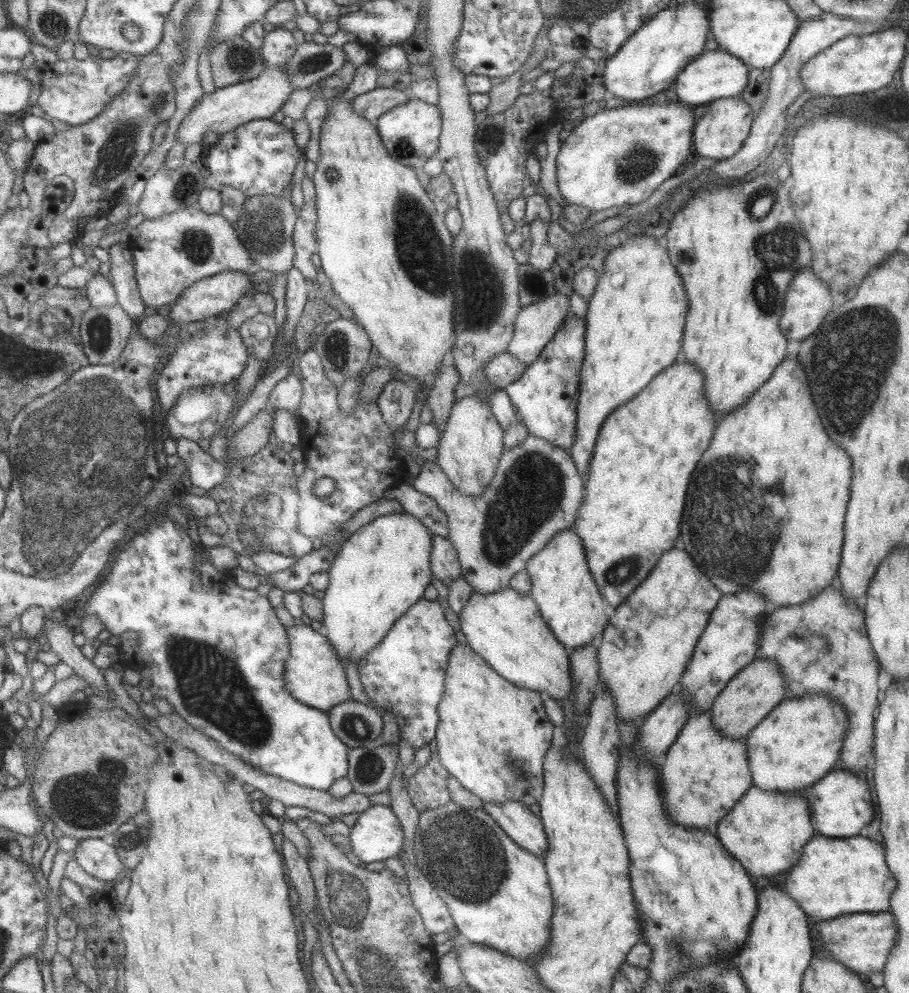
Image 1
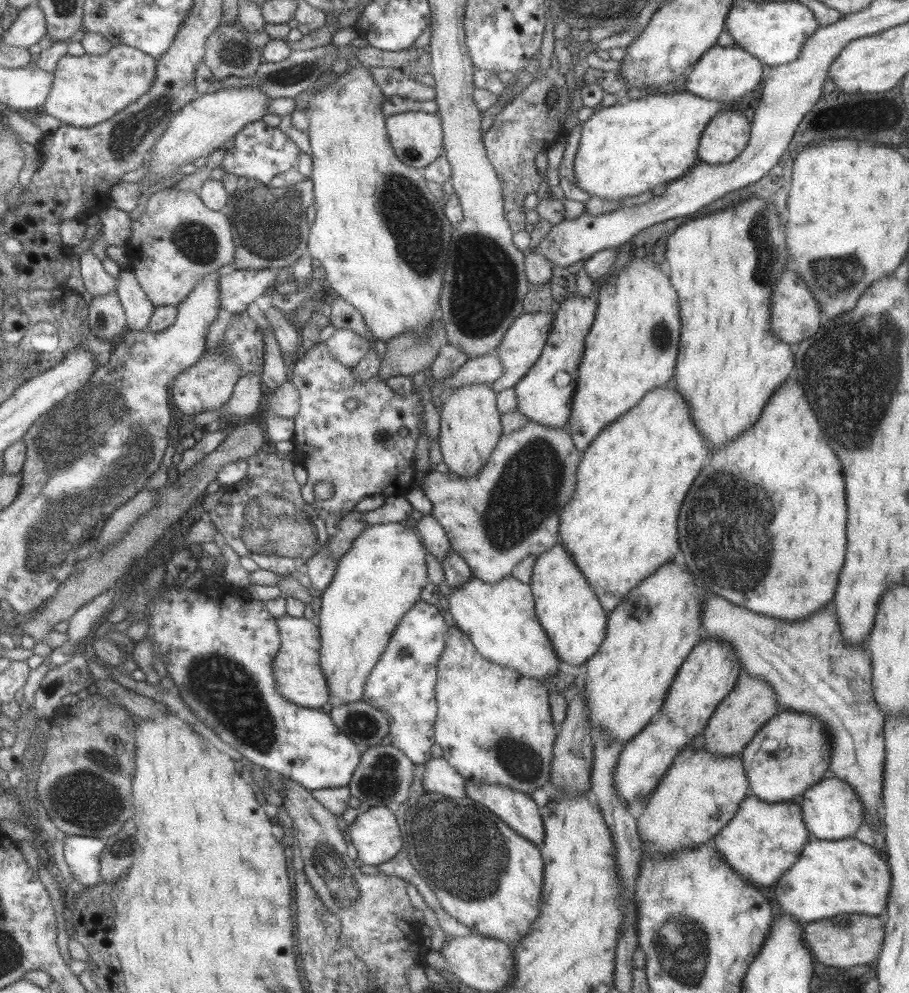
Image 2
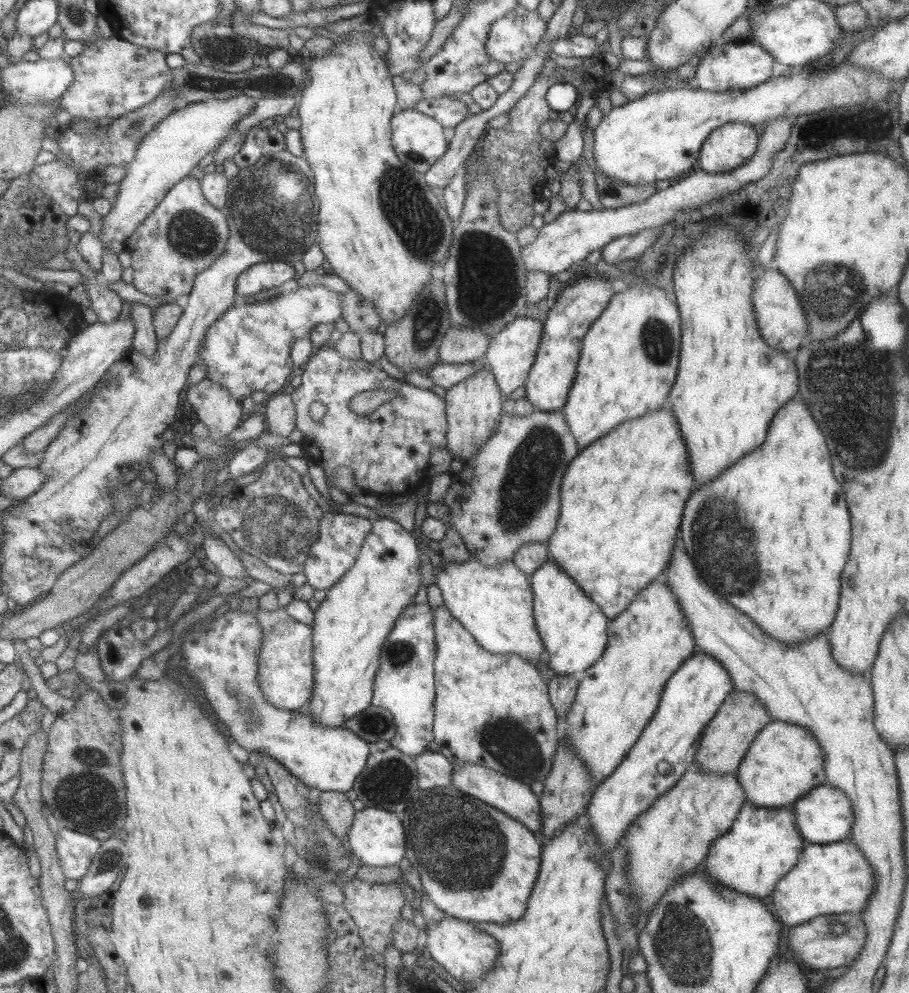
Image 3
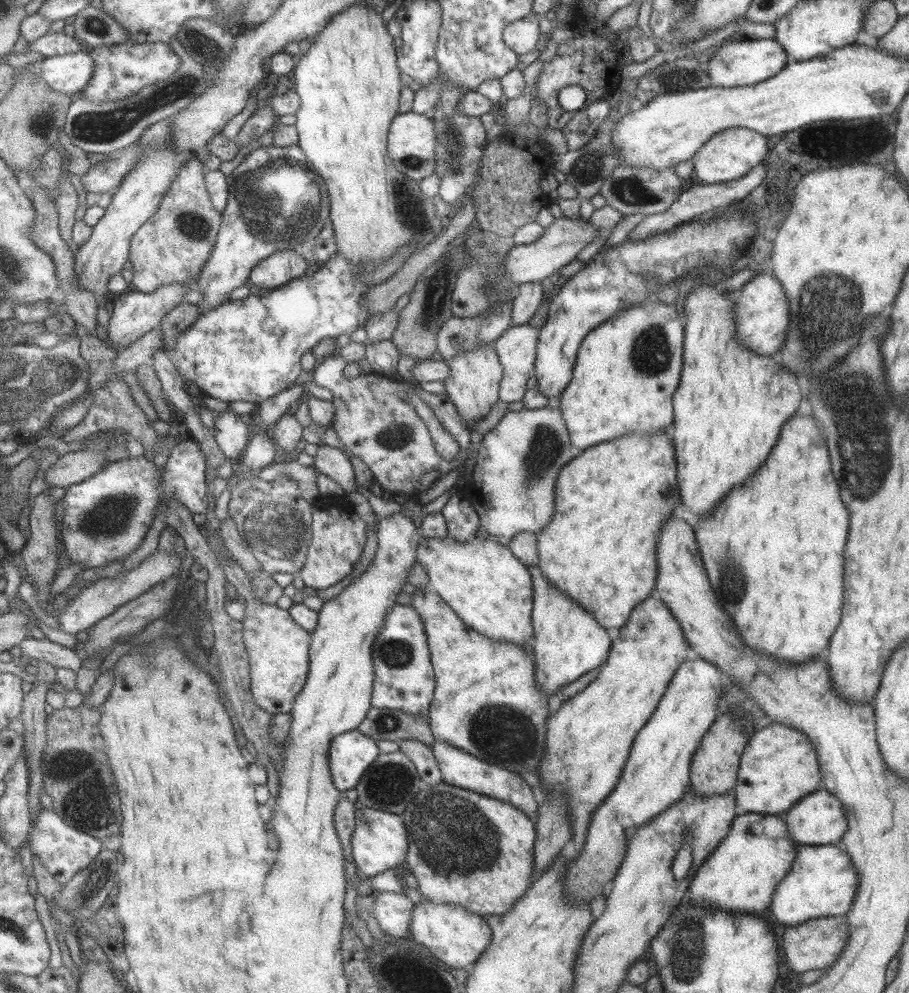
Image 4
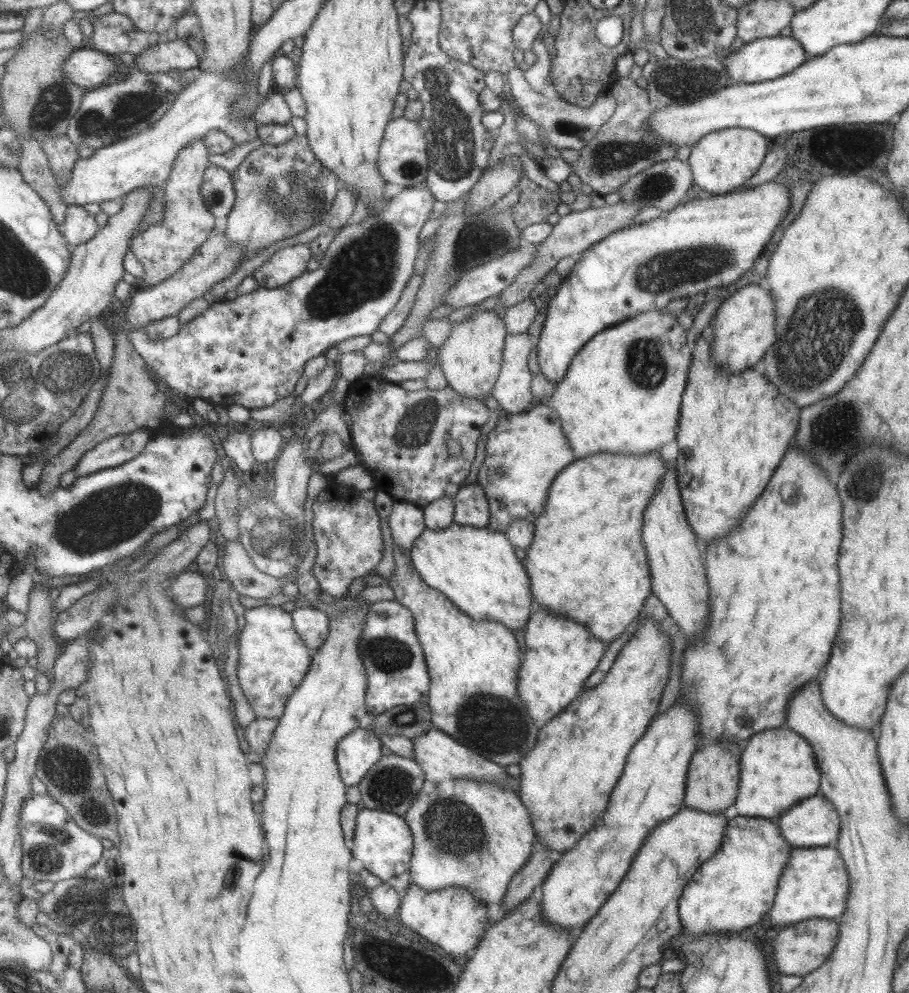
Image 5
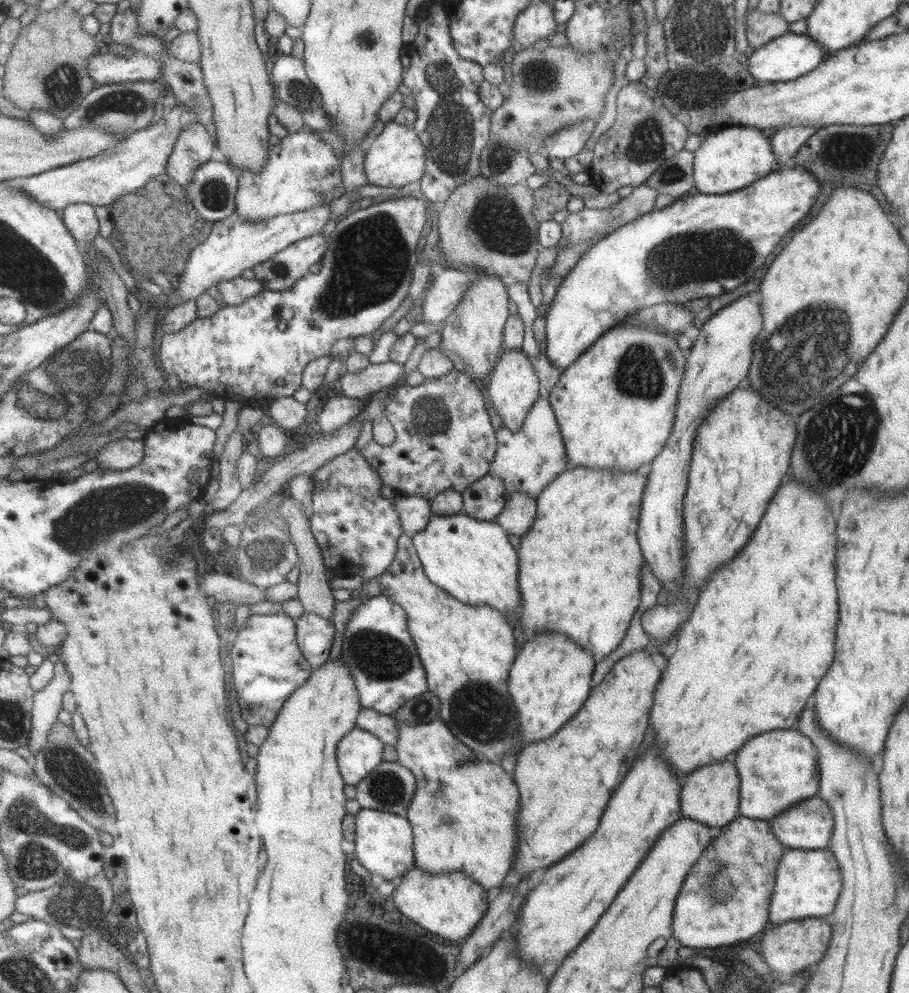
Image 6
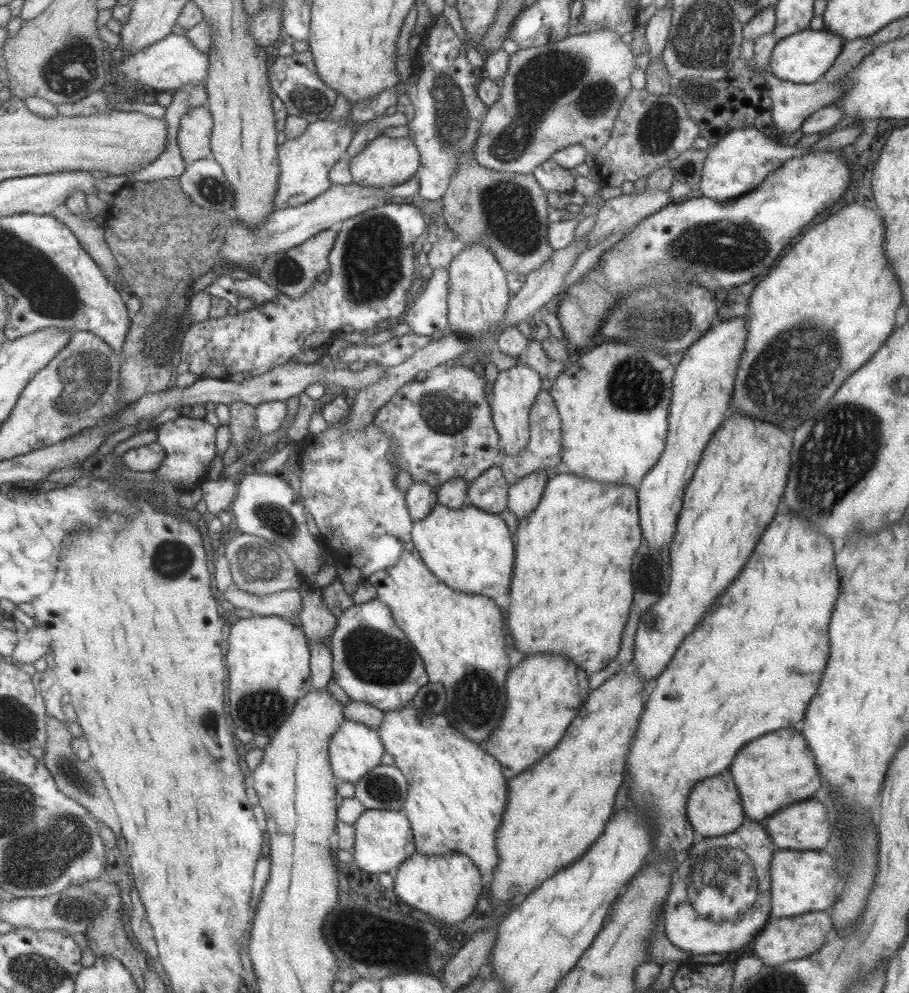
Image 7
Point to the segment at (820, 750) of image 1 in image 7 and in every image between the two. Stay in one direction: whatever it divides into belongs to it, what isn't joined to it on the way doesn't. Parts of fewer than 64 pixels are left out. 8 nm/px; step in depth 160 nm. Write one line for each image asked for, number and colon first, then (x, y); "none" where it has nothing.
2: (800, 758)
3: (784, 761)
4: (778, 765)
5: (777, 768)
6: (776, 769)
7: (771, 772)

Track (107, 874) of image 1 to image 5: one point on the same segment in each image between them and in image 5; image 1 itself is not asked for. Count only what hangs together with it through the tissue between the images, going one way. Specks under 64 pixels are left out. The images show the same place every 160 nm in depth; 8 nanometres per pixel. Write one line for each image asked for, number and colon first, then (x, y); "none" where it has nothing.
2: (83, 853)
3: (76, 850)
4: (64, 850)
5: (56, 848)

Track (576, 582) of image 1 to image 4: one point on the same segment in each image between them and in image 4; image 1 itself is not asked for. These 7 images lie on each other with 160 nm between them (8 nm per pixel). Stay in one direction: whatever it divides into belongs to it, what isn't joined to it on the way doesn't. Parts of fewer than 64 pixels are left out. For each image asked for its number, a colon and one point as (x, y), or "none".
2: (566, 607)
3: (572, 629)
4: (567, 642)

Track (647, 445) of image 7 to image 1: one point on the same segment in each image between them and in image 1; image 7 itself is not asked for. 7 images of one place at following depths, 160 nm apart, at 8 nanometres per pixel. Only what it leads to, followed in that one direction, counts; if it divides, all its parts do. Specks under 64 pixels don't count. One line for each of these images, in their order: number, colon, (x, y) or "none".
1: (632, 328)
2: (631, 347)
3: (628, 360)
4: (626, 370)
5: (621, 393)
6: (615, 404)

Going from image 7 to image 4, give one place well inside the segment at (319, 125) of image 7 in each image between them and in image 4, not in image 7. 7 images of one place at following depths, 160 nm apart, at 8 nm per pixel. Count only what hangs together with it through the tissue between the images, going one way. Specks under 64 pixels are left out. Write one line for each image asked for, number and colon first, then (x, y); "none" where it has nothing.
4: (273, 194)
5: (279, 190)
6: (301, 172)

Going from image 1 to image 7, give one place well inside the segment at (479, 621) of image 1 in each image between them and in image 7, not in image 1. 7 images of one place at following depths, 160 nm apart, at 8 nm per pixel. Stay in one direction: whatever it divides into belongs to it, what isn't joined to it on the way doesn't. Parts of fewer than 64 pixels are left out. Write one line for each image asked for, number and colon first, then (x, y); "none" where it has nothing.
2: (499, 620)
3: (494, 604)
4: (485, 585)
5: (477, 570)
6: (472, 560)
7: (470, 551)

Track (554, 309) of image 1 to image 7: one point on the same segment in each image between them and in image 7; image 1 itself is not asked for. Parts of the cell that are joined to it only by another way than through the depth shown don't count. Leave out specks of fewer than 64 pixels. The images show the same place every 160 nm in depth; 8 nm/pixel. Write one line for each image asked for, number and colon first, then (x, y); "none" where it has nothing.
2: (521, 345)
3: (510, 353)
4: (516, 346)
5: (511, 390)
6: (513, 386)
7: (514, 390)

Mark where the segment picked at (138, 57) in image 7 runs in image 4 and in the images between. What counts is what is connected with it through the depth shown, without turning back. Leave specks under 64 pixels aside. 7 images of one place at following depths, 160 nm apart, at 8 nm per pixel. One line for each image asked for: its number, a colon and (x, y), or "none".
4: (69, 73)
5: (88, 68)
6: (105, 68)

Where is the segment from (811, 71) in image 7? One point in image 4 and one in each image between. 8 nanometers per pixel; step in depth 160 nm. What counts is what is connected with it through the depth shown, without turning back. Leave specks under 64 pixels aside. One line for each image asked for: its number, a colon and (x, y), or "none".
4: (744, 62)
5: (767, 58)
6: (782, 59)

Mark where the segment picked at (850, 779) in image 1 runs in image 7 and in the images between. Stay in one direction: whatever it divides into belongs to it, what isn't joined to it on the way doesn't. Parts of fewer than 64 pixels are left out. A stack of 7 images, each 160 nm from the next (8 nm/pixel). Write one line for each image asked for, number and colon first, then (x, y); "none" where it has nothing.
2: (831, 810)
3: (824, 815)
4: (818, 819)
5: (814, 822)
6: (809, 824)
7: (803, 826)

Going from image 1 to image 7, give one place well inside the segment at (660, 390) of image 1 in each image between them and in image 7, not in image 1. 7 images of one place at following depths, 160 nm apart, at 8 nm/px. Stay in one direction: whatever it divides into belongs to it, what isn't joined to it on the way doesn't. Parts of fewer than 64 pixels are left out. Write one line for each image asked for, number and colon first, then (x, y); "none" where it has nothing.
2: (619, 525)
3: (621, 497)
4: (611, 500)
5: (586, 561)
6: (579, 563)
7: (571, 590)

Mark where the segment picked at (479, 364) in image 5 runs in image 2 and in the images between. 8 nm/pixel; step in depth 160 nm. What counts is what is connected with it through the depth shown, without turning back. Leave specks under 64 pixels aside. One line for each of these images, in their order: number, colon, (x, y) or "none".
2: (470, 427)
3: (473, 408)
4: (472, 385)

